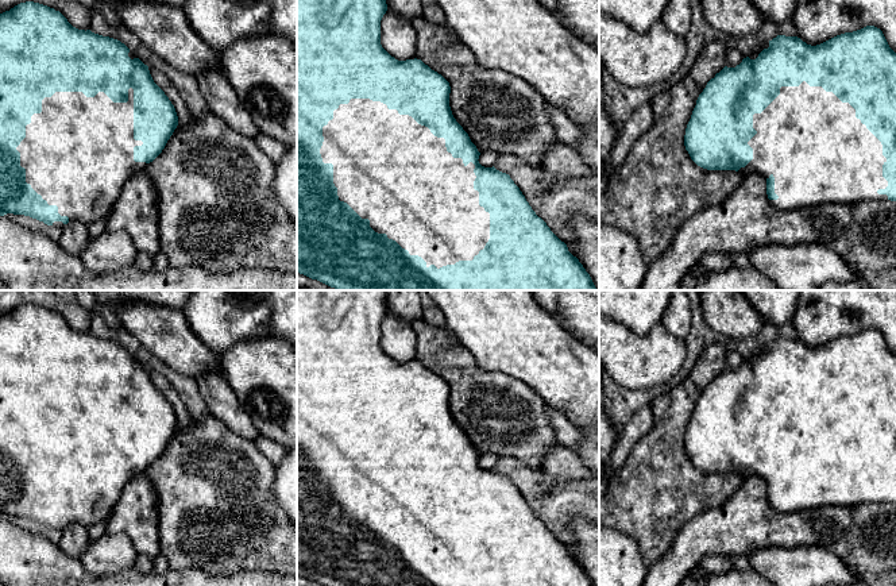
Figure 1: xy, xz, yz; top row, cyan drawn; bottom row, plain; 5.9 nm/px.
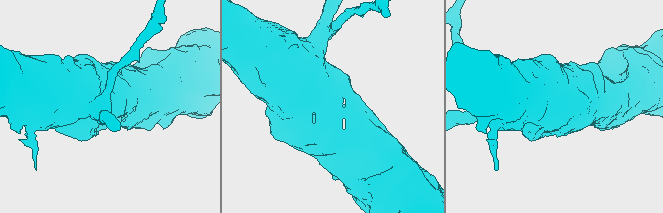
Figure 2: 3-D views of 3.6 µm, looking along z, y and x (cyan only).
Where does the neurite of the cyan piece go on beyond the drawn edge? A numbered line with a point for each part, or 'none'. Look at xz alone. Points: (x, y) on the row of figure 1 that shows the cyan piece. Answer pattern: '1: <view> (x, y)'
1: xz (389, 169)

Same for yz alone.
1: yz (818, 151)

